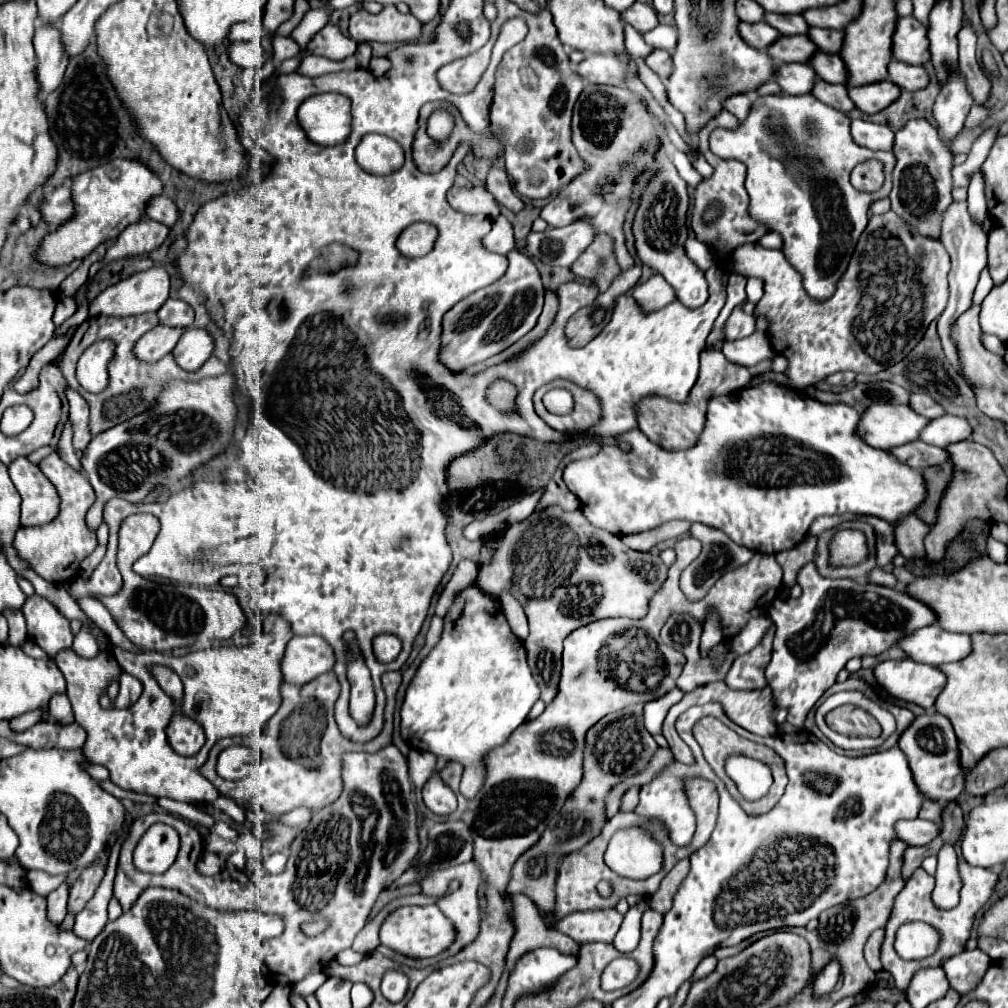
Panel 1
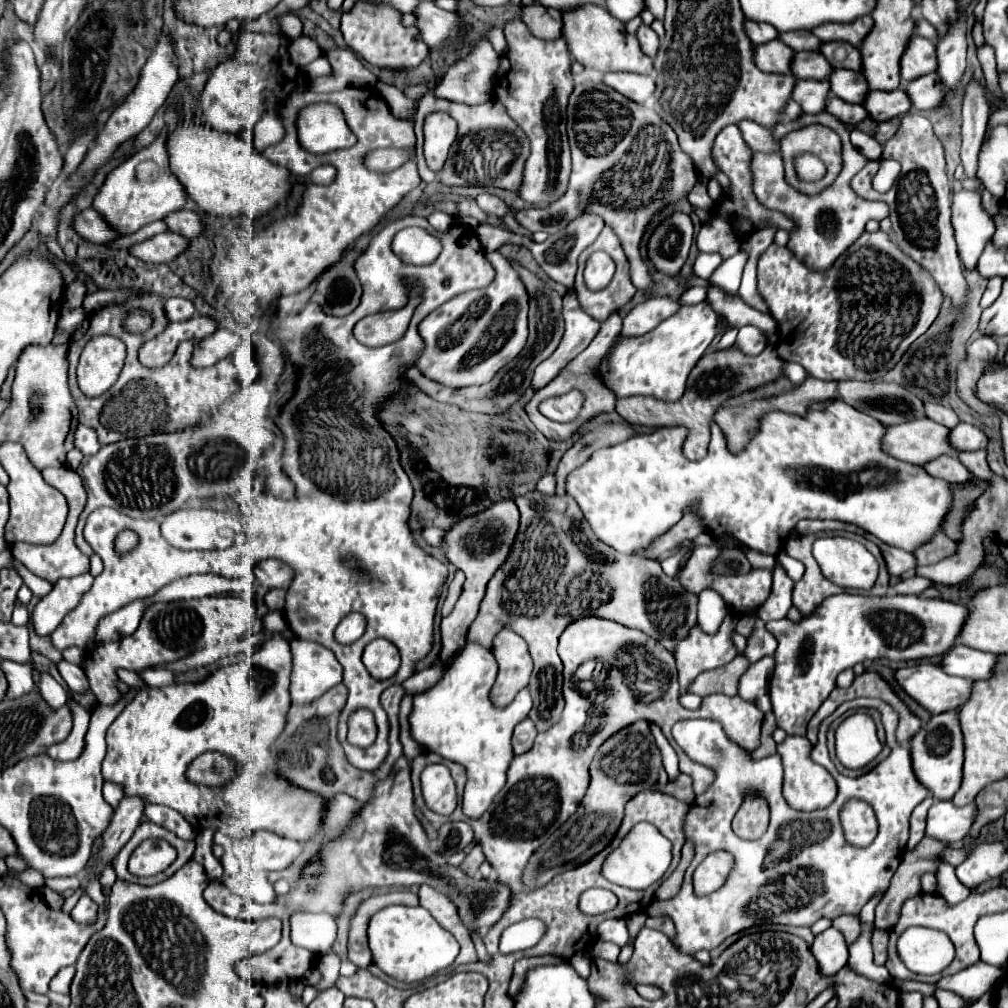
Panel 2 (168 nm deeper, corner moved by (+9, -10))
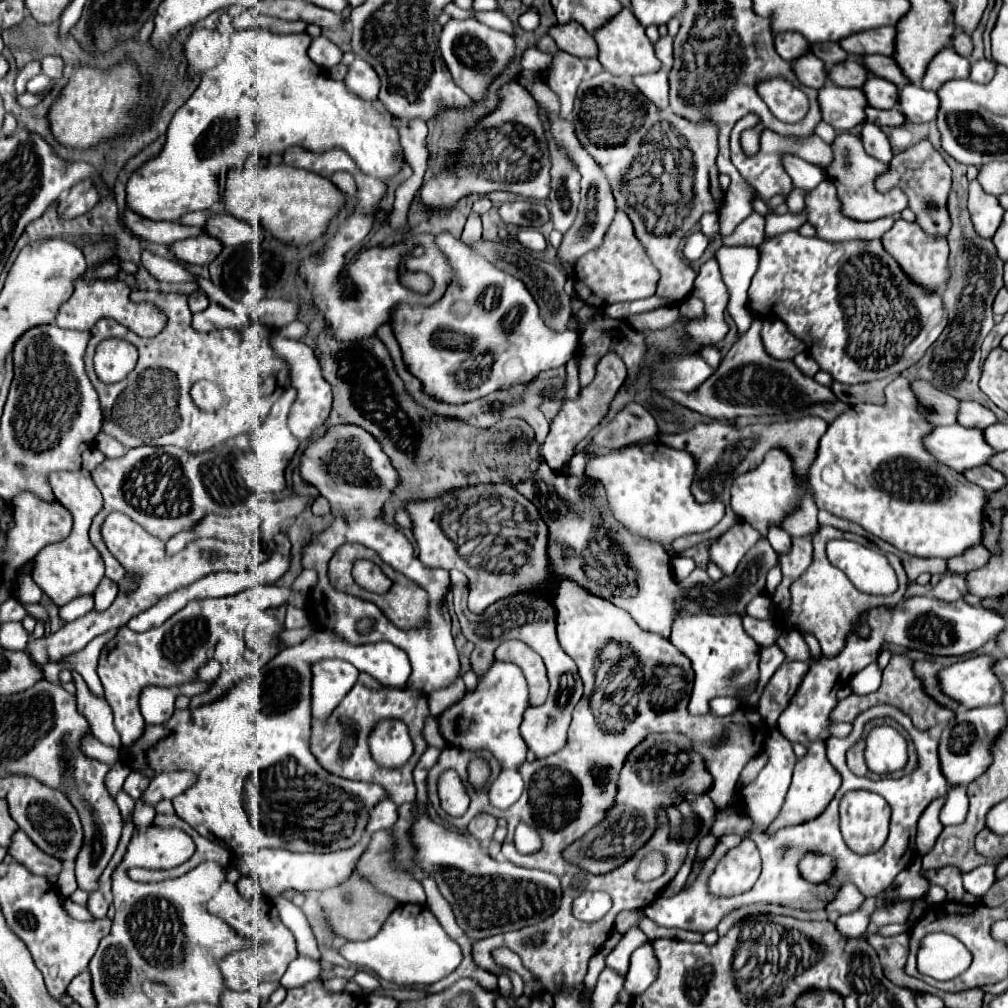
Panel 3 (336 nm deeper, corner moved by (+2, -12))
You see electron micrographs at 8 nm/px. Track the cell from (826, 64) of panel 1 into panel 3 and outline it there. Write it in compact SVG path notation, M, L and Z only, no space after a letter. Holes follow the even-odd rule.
M867 77L861 91L867 97L867 103L875 109L893 109L897 105L897 87L891 81L879 77Z

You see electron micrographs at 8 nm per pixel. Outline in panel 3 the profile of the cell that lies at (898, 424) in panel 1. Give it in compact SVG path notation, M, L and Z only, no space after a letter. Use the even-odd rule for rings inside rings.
M961 425L935 427L923 439L923 445L941 465L947 465L955 471L985 465L993 455L993 449L989 449L981 437L981 431Z

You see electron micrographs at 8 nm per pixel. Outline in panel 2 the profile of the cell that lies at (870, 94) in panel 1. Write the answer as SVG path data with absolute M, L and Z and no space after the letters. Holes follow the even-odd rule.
M904 89L898 91L870 91L866 95L864 107L870 111L870 119L888 121L892 117L900 117L912 109L910 97Z

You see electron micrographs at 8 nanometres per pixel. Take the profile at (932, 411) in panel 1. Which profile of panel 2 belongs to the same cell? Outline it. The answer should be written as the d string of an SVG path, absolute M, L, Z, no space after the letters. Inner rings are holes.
M926 403L926 415L928 415L932 421L942 423L944 427L950 427L950 429L960 423L958 415L956 415L952 409L942 407L942 405L938 405L938 403Z

